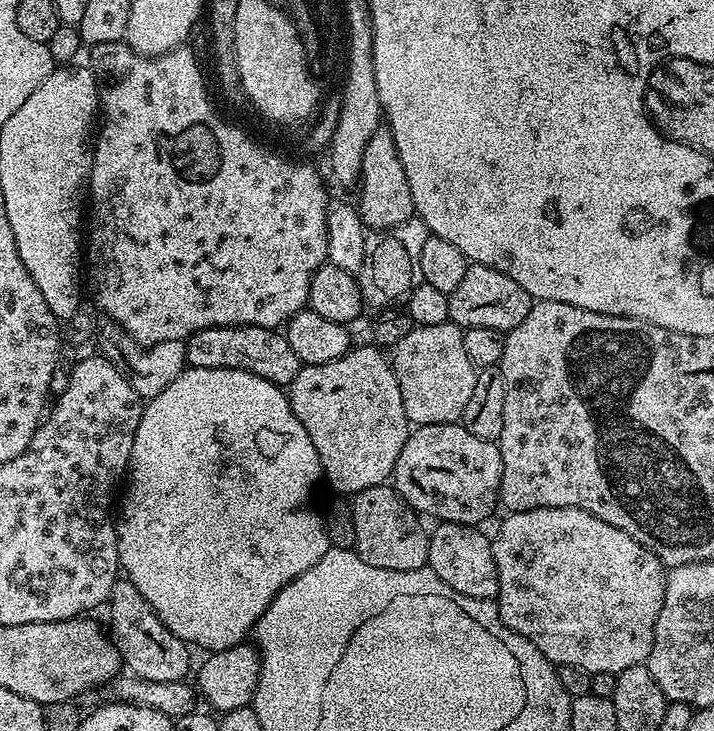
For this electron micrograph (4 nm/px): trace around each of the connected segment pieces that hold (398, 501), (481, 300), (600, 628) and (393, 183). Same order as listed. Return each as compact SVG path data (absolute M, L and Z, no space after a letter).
M387 483L370 486L355 493L351 497L350 505L356 534L354 551L370 566L378 566L382 570L418 570L427 565L429 529L427 527L424 529L425 521L396 493L395 487Z
M469 263L462 282L458 282L458 286L454 286L454 290L448 293L448 319L463 329L490 326L490 330L506 334L518 326L526 314L530 314L533 303L532 296L526 294L526 290L522 290L514 278L506 278L506 274L490 266Z
M539 508L538 510L526 510L505 515L500 529L492 540L494 550L494 562L498 566L498 586L500 593L495 598L495 605L500 611L500 620L510 630L514 630L522 638L526 638L534 645L542 655L554 665L578 666L589 674L598 672L611 672L613 674L626 670L630 666L638 666L647 661L652 643L654 642L654 626L658 614L664 605L664 591L666 590L666 565L658 559L642 542L634 542L630 534L618 530L618 526L610 526L602 522L594 514L577 508Z
M381 126L374 134L374 138L366 142L366 150L362 154L359 192L358 211L364 219L365 229L391 230L402 222L413 219L410 182L406 182L406 170L402 170L402 158L398 158L398 146L394 146L394 138L387 127Z

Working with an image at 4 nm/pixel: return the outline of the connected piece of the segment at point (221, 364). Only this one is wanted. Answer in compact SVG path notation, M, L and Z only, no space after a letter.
M214 326L206 330L198 330L186 341L186 358L194 368L229 368L230 370L246 370L250 374L258 374L258 378L266 378L266 382L274 382L281 386L292 383L292 379L302 367L298 354L285 338L283 331L262 326Z

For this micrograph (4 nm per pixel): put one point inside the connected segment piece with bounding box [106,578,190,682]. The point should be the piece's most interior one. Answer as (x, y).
(148, 650)

